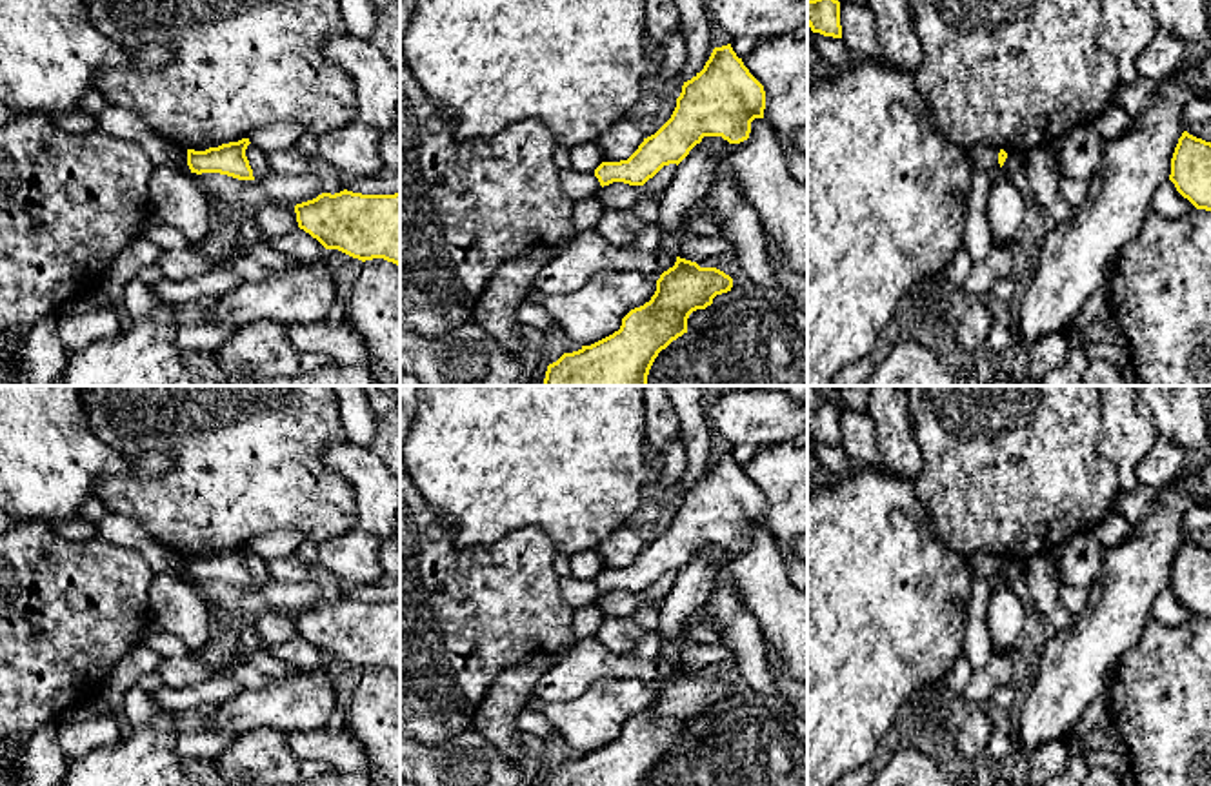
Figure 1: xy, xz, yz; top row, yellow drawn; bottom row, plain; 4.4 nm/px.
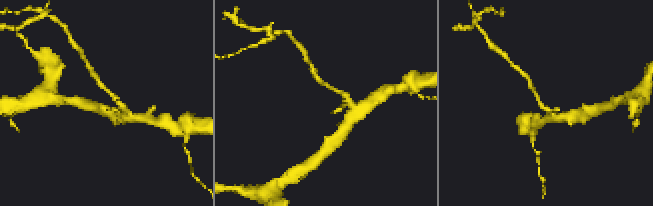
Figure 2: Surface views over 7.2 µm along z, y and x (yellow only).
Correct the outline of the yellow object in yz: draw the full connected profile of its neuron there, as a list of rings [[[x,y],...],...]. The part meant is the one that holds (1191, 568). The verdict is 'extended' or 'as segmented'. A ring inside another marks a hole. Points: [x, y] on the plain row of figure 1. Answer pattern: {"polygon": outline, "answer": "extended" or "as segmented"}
{"polygon": [[[1184,539],[1171,566],[1169,588],[1196,617],[1211,619],[1211,549]]], "answer": "as segmented"}

